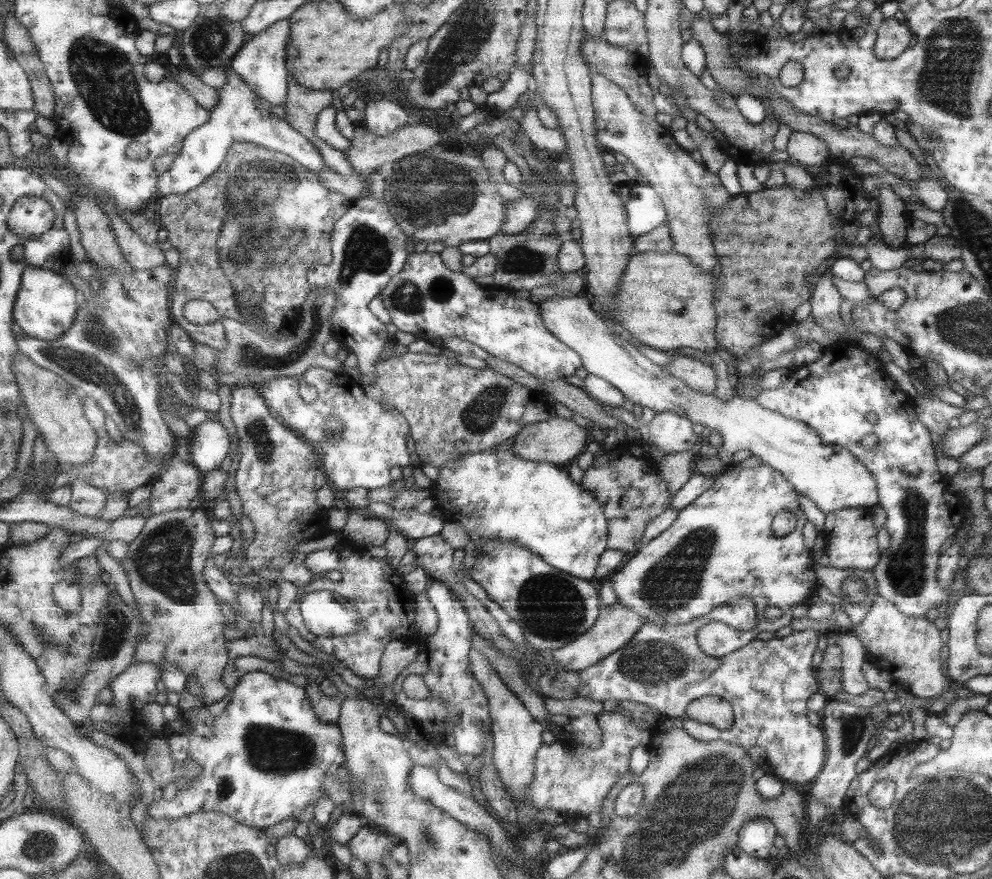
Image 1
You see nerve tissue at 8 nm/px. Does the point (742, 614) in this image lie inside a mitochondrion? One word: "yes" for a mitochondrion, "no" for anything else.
no

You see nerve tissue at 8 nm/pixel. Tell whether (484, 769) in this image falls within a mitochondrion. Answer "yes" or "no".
no

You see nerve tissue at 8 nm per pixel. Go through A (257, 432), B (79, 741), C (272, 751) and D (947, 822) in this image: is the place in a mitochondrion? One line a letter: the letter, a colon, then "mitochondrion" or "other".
A: mitochondrion
B: other
C: mitochondrion
D: mitochondrion

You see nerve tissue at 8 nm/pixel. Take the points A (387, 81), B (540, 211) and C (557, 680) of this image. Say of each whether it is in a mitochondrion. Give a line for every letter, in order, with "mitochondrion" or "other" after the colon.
A: mitochondrion
B: other
C: mitochondrion

